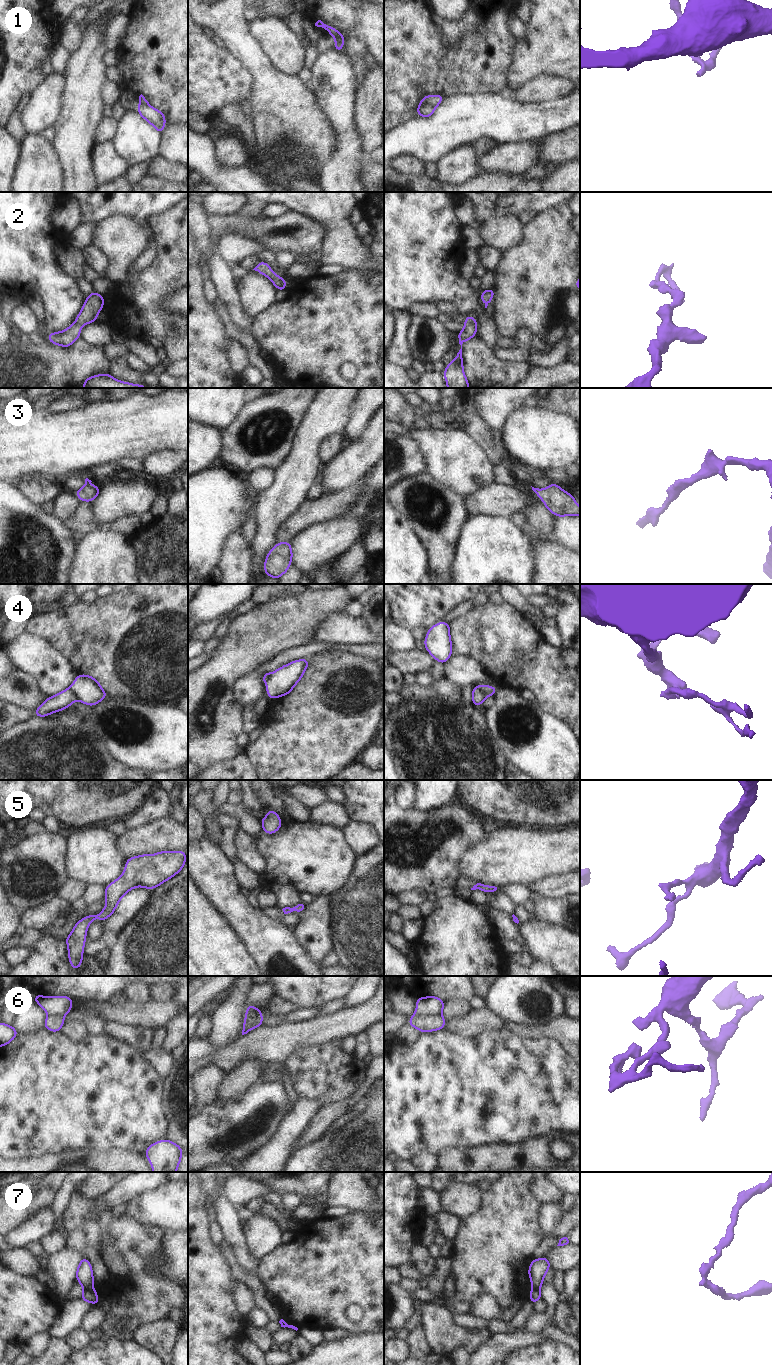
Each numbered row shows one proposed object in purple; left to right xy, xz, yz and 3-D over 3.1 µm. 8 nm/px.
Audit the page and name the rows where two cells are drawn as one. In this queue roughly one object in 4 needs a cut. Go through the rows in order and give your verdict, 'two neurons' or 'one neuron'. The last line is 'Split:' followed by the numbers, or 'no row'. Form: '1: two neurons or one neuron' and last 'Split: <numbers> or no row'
1: two neurons
2: one neuron
3: one neuron
4: two neurons
5: one neuron
6: two neurons
7: two neurons
Split: 1, 4, 6, 7

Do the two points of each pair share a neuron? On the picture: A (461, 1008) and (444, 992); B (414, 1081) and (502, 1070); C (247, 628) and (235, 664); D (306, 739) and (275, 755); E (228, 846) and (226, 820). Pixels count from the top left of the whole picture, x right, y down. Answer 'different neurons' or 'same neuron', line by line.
A: different neurons
B: same neuron
C: same neuron
D: same neuron
E: same neuron

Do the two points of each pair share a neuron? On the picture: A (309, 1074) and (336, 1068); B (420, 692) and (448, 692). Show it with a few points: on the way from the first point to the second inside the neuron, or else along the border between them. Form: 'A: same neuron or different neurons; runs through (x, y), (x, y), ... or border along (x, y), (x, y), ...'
A: same neuron; runs through (316, 1072), (329, 1072)
B: same neuron; runs through (427, 692), (441, 691)

